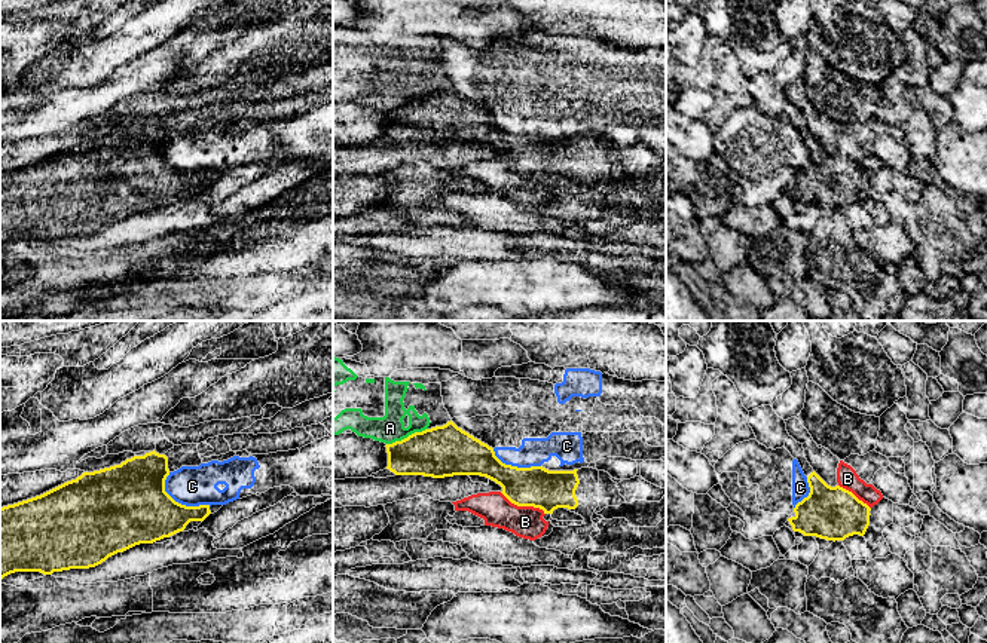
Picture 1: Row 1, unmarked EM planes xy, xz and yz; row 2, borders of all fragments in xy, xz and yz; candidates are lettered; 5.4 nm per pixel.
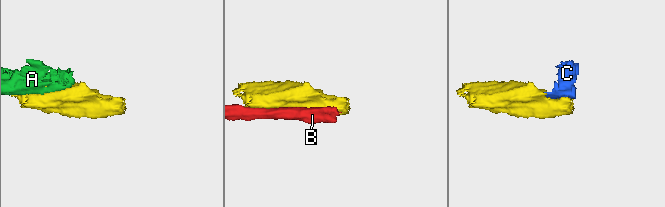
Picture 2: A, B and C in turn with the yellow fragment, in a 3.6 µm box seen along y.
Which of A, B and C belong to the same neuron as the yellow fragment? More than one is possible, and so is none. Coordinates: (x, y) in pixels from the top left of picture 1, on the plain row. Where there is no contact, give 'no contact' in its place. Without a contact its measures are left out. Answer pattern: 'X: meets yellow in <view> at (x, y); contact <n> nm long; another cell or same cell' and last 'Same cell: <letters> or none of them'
A: meets yellow in xz at (408, 104); contact 240 nm long; another cell
B: meets yellow in xz at (523, 173); contact 280 nm long; another cell
C: meets yellow in xy at (177, 170); contact 300 nm long; another cell
Same cell: none of them

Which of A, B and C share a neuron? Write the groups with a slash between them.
A / B / C

